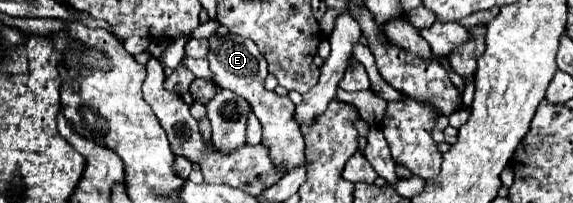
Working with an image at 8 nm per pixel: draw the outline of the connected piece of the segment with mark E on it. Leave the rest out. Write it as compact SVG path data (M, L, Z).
M233 34L227 36L211 36L209 38L211 46L209 46L209 66L213 72L213 80L215 86L219 88L229 88L235 94L239 94L241 98L245 98L255 116L259 118L261 126L263 126L263 140L261 144L269 150L269 158L273 158L275 166L281 166L285 172L291 168L297 168L301 164L305 164L305 144L303 144L303 136L299 132L297 122L293 122L293 110L295 104L285 96L277 96L275 92L269 92L265 88L265 76L267 76L267 62L265 58L259 54L257 46L247 40L247 38L239 38Z

